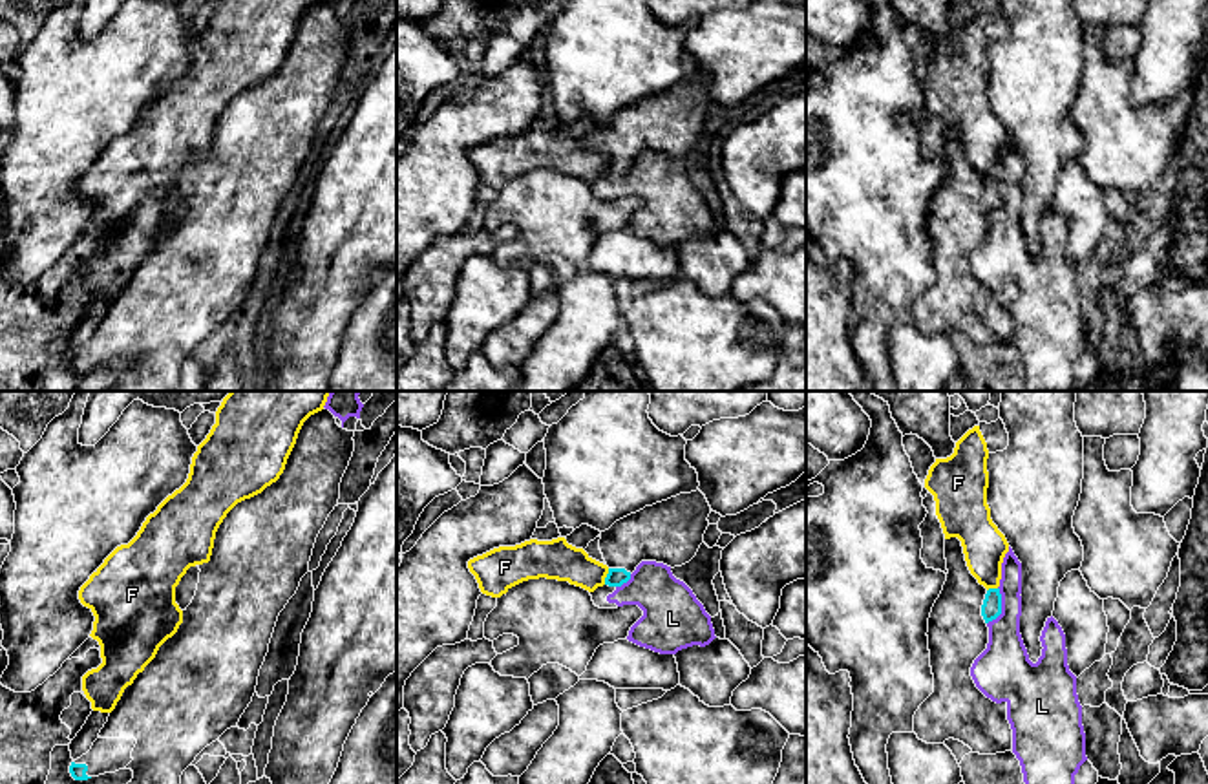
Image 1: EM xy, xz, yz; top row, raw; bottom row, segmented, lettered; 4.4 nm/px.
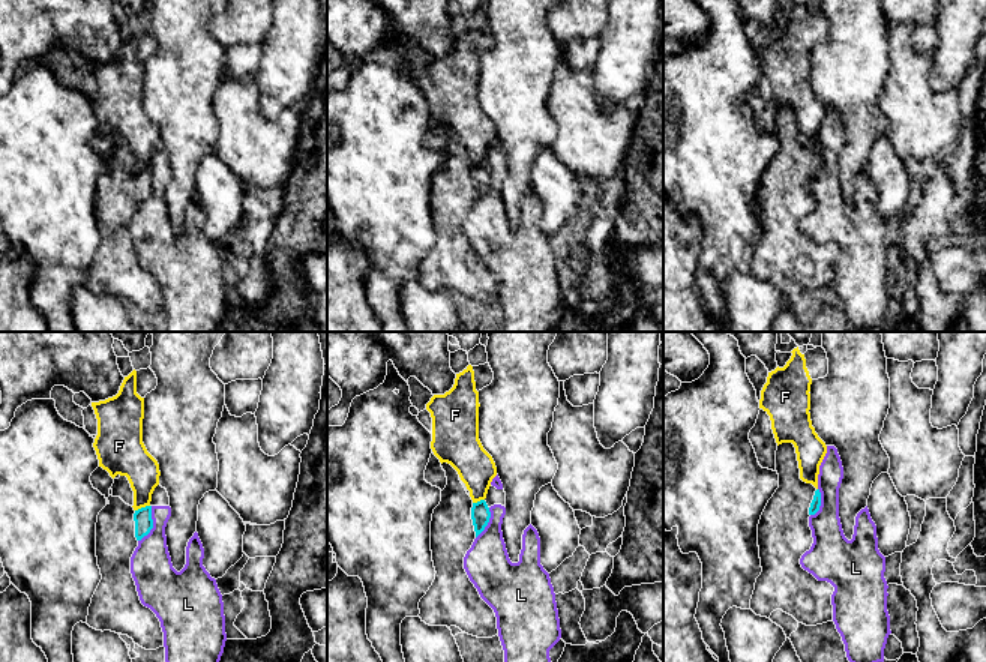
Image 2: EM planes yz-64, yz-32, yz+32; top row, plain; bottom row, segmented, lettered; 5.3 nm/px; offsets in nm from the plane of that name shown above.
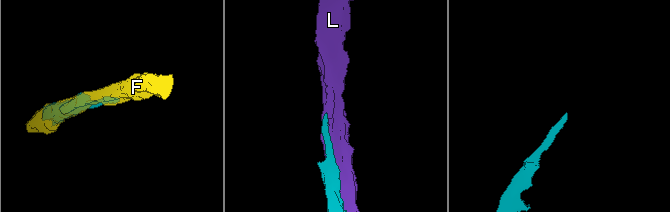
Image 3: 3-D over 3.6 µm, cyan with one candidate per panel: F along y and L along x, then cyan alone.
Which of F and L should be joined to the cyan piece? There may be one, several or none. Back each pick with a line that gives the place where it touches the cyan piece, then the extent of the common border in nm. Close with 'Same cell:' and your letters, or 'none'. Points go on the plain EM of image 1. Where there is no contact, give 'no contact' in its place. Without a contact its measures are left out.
Same cell: none

